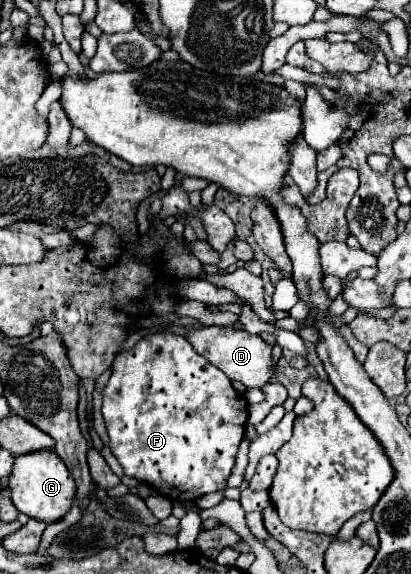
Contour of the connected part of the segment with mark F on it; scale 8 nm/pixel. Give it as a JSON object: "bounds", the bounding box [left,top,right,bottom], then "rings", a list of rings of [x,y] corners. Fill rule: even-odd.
{"bounds":[101,333,247,501],"rings":[[[153,333],[115,357],[109,383],[103,389],[101,411],[111,453],[121,463],[125,475],[145,481],[173,501],[195,501],[225,487],[235,465],[237,447],[245,435],[247,407],[245,397],[233,389],[231,379],[201,357],[183,335]]]}

